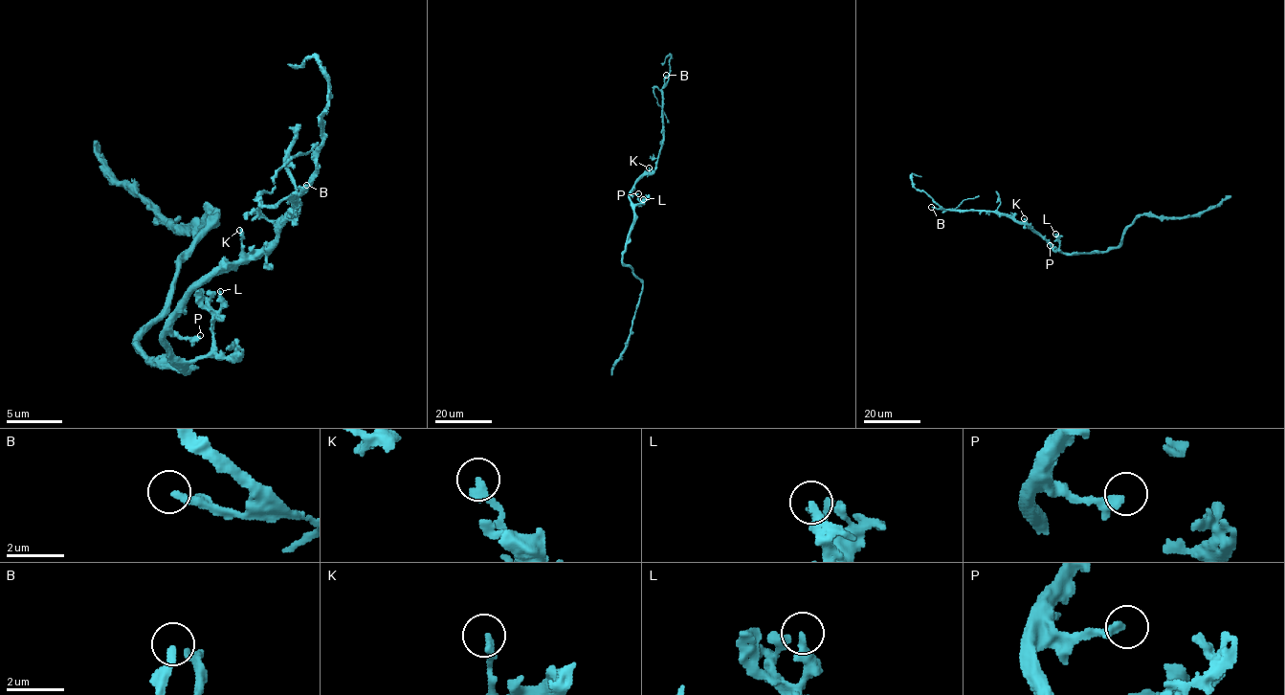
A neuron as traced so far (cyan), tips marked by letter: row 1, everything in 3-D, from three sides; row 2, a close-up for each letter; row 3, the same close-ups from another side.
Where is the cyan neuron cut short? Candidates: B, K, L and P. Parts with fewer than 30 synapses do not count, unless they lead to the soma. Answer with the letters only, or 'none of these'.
K

